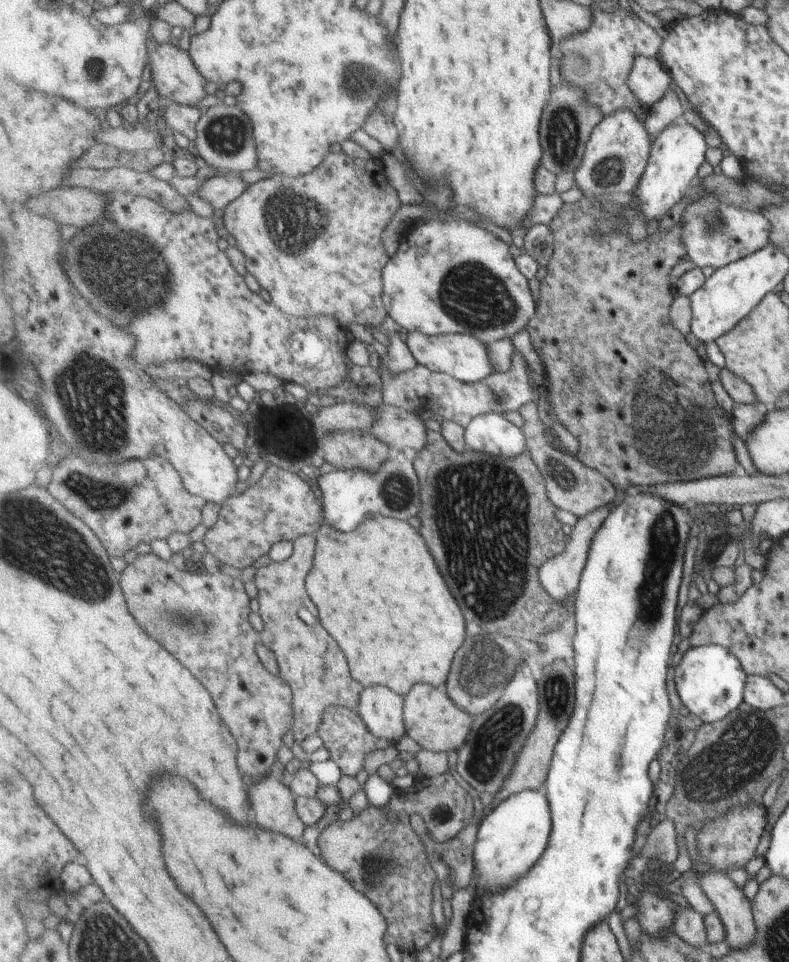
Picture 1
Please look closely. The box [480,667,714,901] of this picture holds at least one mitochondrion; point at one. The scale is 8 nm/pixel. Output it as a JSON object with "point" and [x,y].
{"point":[554,704]}

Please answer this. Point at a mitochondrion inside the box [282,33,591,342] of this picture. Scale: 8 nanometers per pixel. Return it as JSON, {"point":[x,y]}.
{"point":[472,296]}

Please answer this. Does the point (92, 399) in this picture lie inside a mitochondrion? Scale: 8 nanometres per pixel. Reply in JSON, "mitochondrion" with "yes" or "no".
{"mitochondrion":"yes"}

